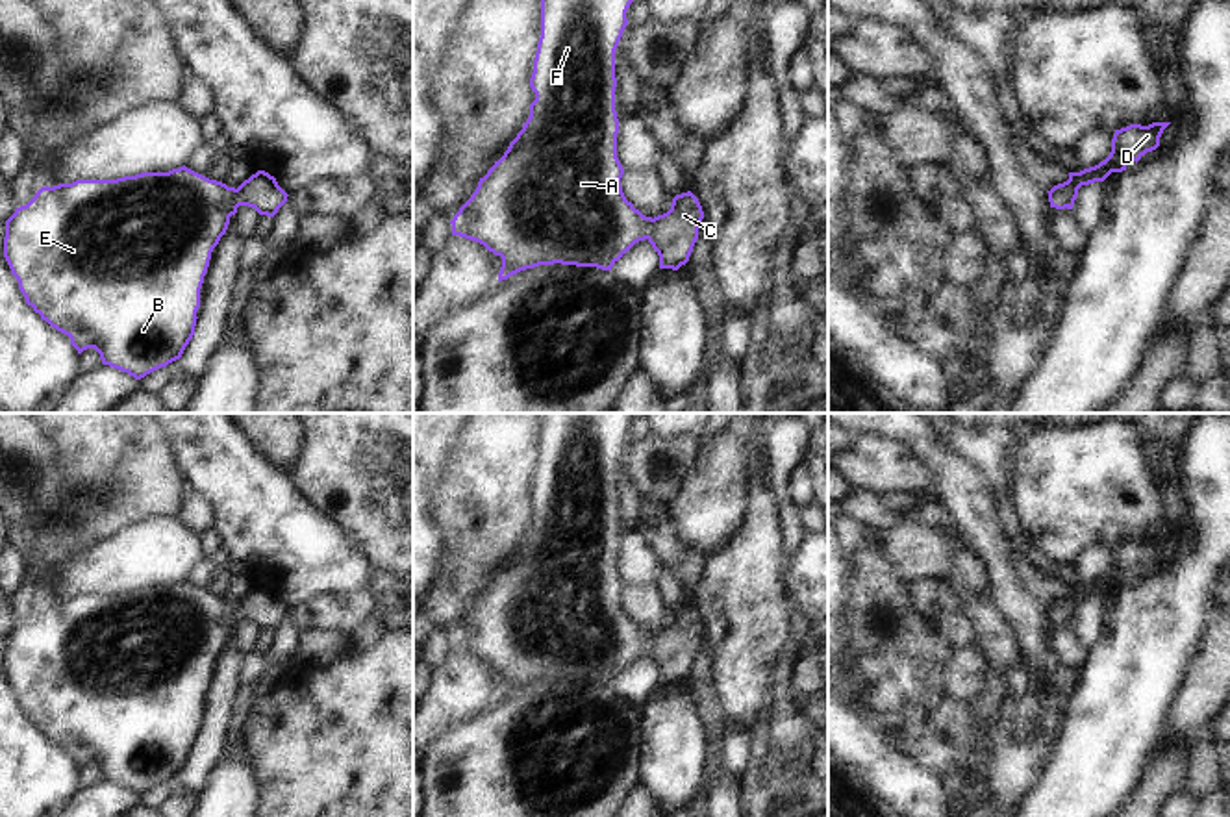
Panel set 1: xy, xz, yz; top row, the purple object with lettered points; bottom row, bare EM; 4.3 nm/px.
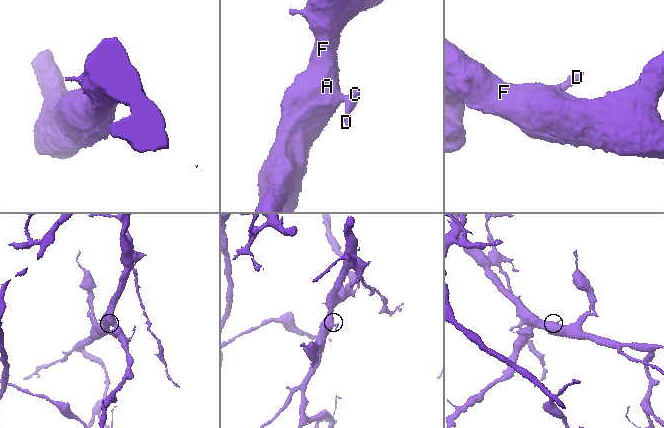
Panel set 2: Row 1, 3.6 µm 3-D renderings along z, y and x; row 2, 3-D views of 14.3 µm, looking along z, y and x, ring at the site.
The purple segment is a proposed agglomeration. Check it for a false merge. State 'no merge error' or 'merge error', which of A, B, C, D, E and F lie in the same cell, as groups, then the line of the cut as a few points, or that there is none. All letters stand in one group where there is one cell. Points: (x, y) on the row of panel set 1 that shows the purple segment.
no merge error | A B C D E F | no cut

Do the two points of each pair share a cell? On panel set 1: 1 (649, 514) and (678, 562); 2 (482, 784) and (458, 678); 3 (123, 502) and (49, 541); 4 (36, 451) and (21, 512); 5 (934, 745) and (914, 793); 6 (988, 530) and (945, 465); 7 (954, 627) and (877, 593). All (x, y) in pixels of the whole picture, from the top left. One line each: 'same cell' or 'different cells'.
1: same cell
2: different cells
3: same cell
4: same cell
5: different cells
6: same cell
7: different cells

